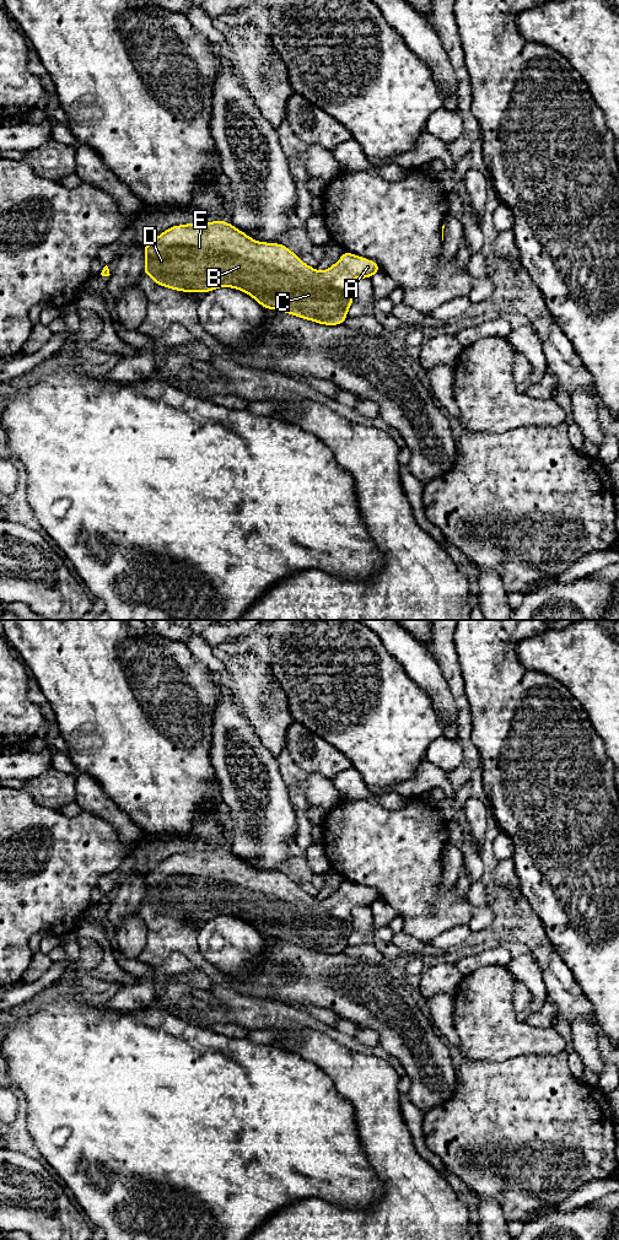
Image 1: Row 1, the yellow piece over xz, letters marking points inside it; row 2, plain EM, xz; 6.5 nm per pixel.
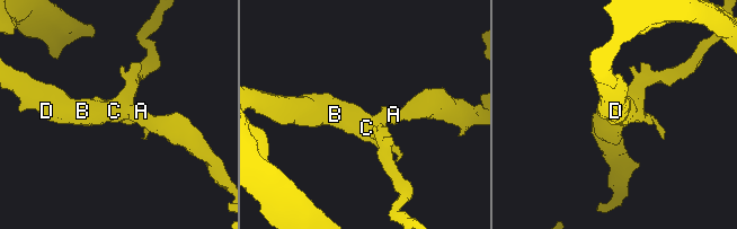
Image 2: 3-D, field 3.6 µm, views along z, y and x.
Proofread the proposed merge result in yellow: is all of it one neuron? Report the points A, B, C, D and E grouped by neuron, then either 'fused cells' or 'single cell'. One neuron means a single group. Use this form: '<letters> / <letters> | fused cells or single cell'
A B C D E | single cell

